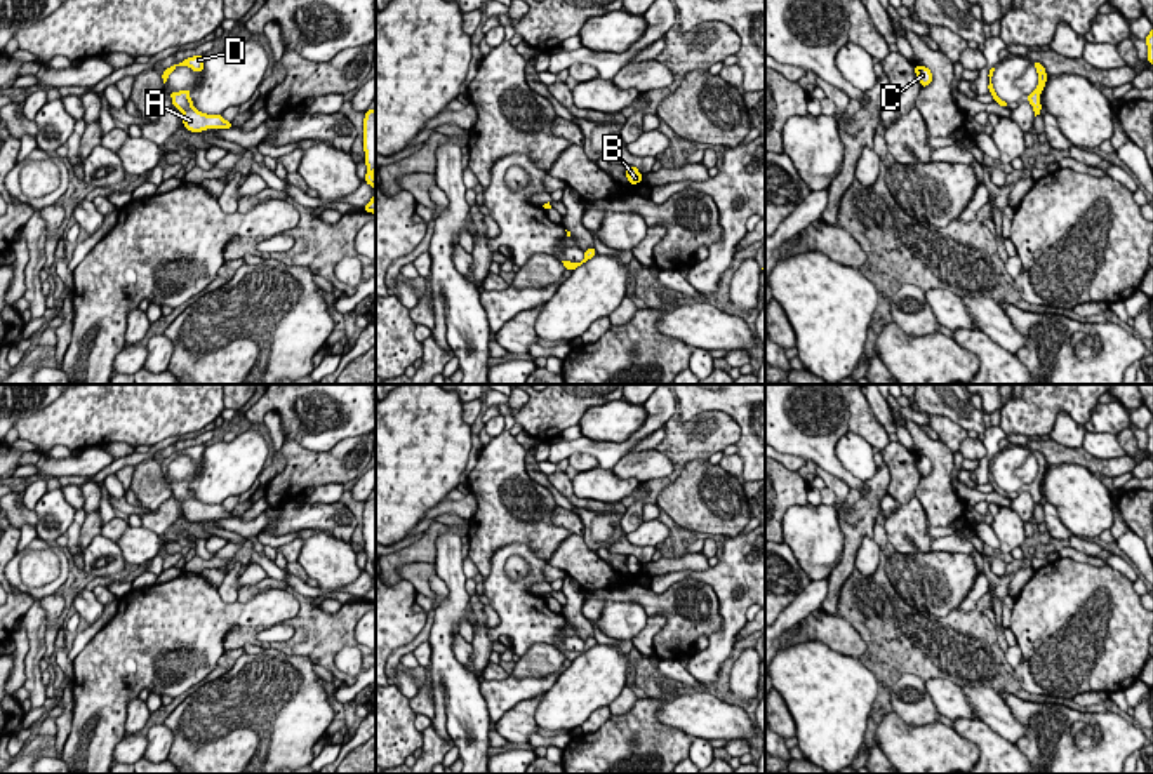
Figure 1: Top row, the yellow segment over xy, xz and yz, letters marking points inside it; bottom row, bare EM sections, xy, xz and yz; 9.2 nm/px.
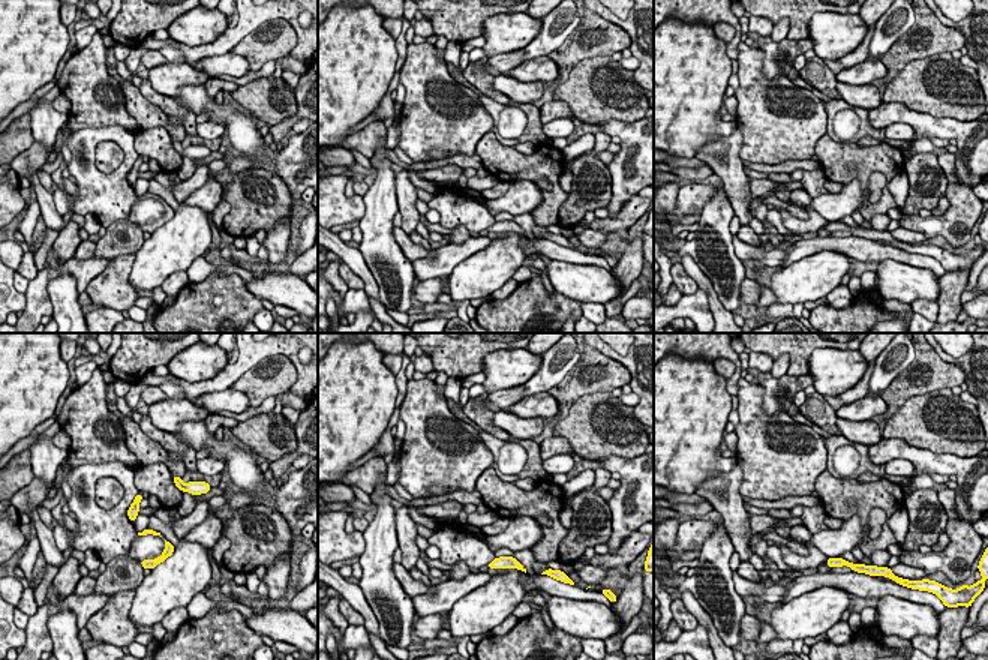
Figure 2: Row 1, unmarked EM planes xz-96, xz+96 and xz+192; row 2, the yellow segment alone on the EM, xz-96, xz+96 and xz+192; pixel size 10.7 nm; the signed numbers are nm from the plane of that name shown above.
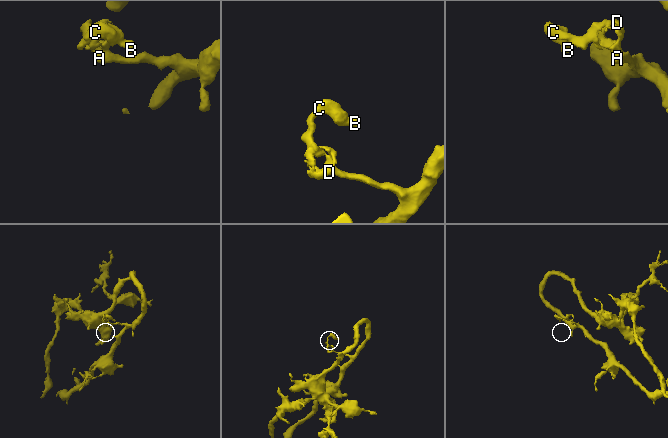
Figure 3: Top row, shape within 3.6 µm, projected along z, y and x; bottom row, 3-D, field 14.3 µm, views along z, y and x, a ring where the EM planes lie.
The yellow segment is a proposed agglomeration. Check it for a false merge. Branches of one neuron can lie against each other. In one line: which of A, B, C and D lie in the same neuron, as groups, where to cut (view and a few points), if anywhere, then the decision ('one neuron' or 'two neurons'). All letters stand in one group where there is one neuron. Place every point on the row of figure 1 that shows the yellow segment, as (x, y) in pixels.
A B C D; no cut; one neuron

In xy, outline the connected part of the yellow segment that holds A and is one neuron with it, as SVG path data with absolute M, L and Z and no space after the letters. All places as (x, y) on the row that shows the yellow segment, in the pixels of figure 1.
M190 89L176 92L170 90L172 106L183 111L183 123L191 132L202 132L207 129L231 129L233 123L226 122L223 115L205 115L193 106L190 99Z

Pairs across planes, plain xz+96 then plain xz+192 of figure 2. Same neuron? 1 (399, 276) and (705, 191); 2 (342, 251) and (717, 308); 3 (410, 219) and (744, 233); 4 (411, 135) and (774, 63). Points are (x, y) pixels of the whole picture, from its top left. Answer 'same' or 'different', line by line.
1: different
2: same
3: different
4: different

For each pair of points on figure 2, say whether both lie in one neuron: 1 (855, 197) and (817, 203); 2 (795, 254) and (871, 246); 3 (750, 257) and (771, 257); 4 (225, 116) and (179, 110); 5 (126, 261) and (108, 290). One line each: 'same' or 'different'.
1: same
2: same
3: same
4: different
5: same

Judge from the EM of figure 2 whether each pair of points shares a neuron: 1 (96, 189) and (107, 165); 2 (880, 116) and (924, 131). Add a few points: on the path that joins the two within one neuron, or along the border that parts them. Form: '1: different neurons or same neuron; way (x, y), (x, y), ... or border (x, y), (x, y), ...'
1: different neurons; border (114, 141), (123, 153), (123, 161), (105, 174)
2: same neuron; way (891, 116), (907, 116), (913, 120)

